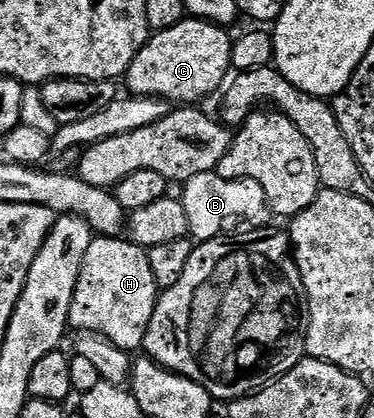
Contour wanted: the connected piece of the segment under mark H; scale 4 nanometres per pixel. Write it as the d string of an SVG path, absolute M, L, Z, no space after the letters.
M100 236L93 239L78 274L69 325L84 334L103 336L121 350L139 349L156 309L158 289L150 270L148 253L131 239Z

